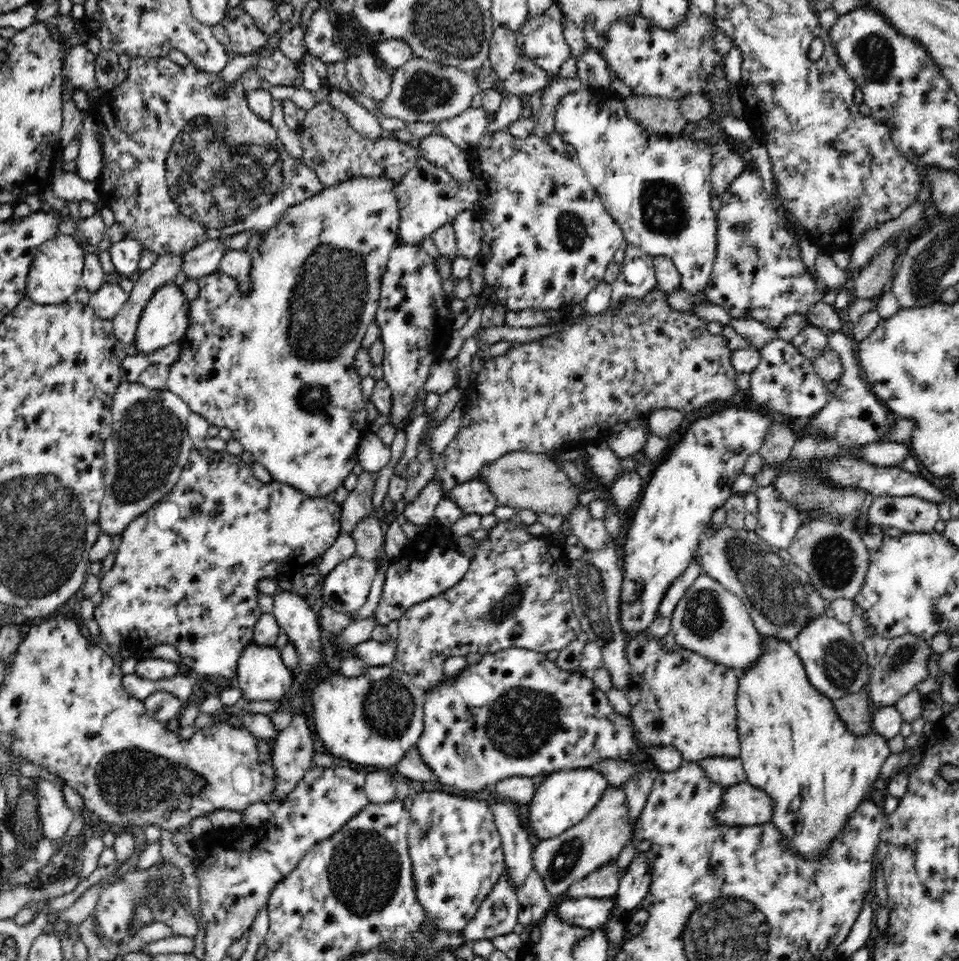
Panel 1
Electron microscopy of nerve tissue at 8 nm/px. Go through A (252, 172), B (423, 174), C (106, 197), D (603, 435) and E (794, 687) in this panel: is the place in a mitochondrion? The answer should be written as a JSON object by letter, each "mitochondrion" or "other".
{"A":"mitochondrion","B":"other","C":"other","D":"other","E":"other"}

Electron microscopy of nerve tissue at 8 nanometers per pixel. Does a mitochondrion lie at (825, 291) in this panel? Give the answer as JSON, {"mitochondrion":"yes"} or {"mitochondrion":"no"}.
{"mitochondrion":"no"}

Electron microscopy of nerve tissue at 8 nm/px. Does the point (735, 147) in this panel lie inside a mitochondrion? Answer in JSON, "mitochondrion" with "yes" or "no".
{"mitochondrion":"no"}

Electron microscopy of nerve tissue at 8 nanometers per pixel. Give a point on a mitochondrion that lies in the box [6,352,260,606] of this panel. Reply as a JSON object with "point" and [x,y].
{"point":[150,435]}

